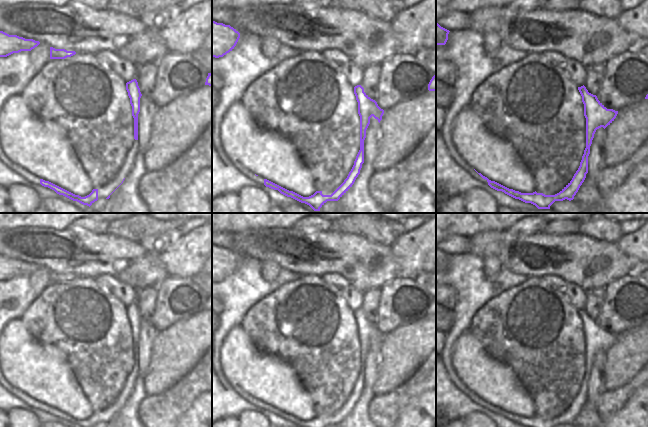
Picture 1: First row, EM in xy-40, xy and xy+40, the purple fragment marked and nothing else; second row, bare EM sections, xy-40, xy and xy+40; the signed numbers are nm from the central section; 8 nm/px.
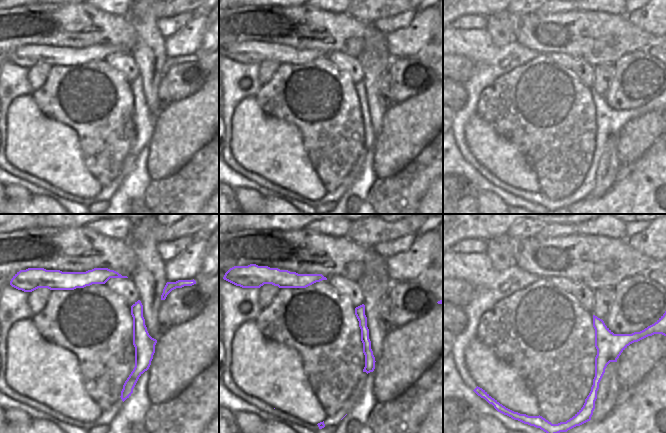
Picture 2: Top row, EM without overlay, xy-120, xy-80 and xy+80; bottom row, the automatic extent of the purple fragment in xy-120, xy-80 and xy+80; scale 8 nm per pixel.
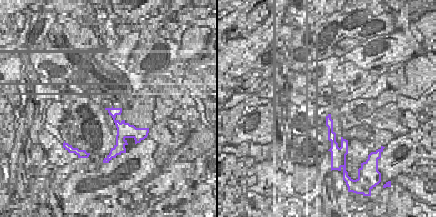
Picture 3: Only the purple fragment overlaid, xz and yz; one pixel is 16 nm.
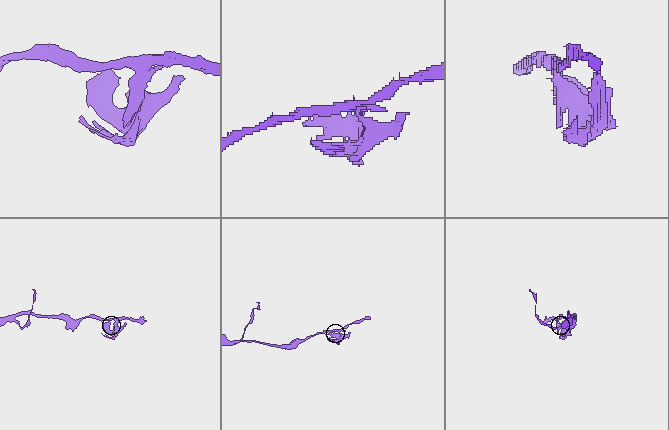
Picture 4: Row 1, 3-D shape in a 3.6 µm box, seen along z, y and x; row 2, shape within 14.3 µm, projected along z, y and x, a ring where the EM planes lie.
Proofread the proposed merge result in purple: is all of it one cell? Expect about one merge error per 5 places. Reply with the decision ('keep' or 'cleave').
keep

